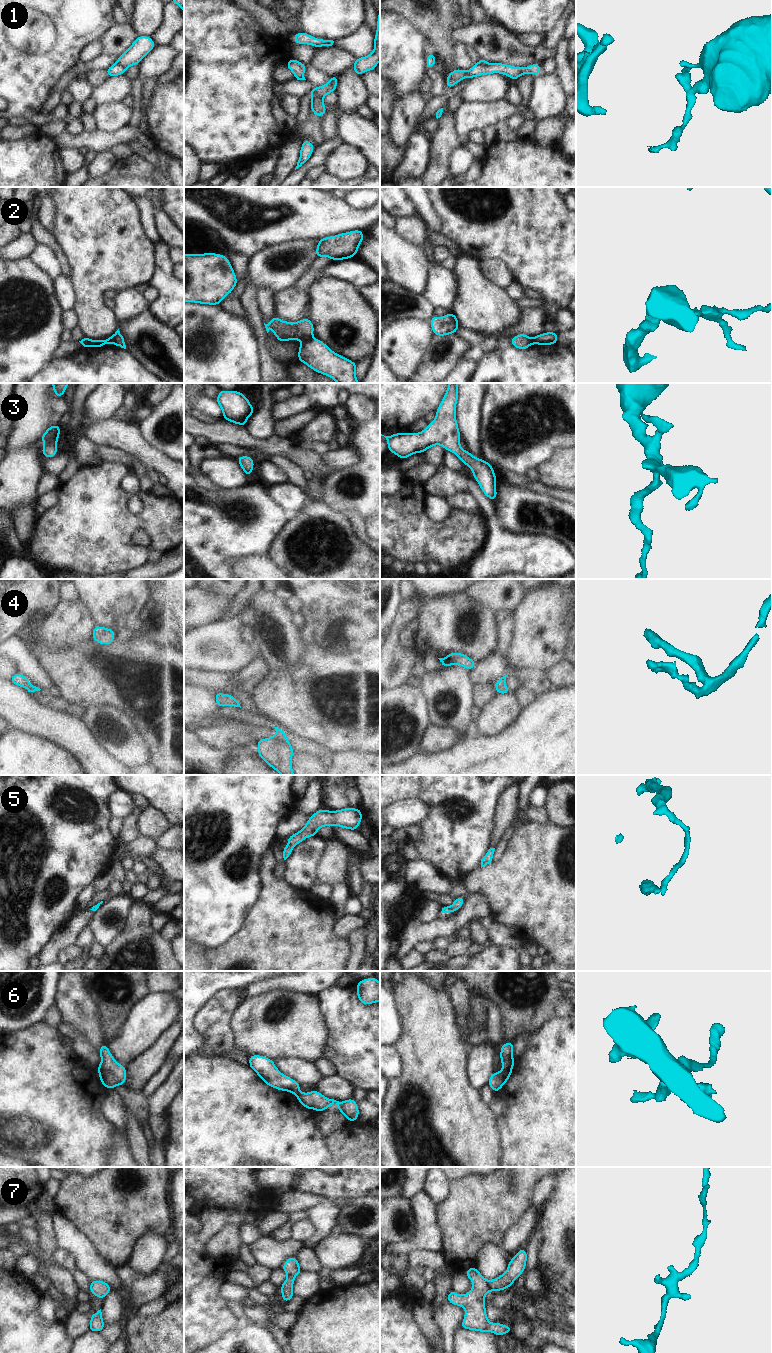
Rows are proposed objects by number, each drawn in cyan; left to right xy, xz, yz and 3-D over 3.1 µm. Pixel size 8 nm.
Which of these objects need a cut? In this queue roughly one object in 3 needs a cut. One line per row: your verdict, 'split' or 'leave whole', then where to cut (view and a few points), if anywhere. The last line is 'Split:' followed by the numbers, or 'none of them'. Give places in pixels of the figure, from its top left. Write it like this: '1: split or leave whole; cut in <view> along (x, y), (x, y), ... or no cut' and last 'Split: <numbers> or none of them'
1: split; cut in xy along (116, 62), (125, 69)
2: split; cut in xz along (311, 337), (303, 341)
3: leave whole; no cut
4: leave whole; no cut
5: split; cut in xz along (288, 845), (292, 847)
6: split; cut in xy along (98, 1068), (103, 1074), (103, 1083), (105, 1085)
7: leave whole; no cut
Split: 1, 2, 5, 6

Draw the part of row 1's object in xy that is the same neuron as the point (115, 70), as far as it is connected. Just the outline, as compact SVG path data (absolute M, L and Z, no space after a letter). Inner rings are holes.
M117 63L113 64L112 66L106 69L108 77L116 77L119 75L124 75L125 71L126 69Z

